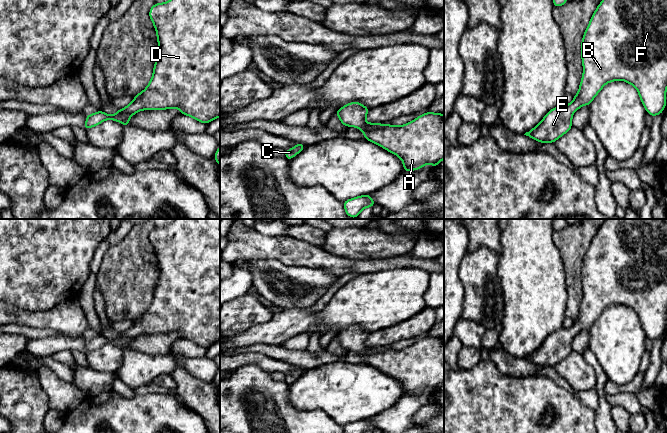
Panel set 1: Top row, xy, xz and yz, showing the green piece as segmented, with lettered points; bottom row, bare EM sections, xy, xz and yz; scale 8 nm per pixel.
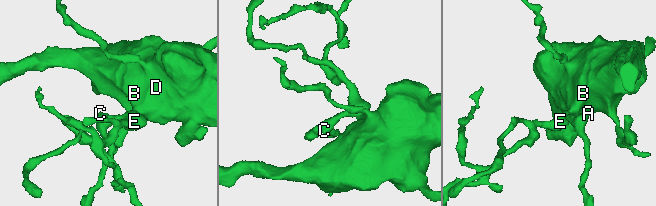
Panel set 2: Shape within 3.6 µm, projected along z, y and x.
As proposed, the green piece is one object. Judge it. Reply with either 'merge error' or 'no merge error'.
no merge error

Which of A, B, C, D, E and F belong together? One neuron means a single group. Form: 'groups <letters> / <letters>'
groups A B C D E F

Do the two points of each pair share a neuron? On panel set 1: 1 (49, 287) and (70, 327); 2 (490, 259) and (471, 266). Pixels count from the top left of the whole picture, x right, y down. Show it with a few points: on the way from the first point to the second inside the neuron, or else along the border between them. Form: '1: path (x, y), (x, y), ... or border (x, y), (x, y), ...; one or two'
1: border (75, 296), (65, 299), (48, 309), (36, 312); two
2: path (485, 261), (480, 266), (476, 266); one

